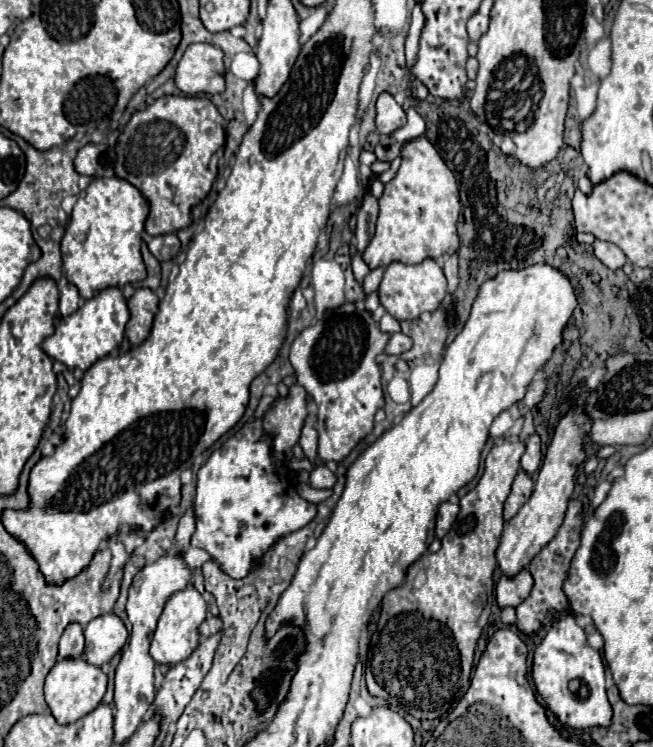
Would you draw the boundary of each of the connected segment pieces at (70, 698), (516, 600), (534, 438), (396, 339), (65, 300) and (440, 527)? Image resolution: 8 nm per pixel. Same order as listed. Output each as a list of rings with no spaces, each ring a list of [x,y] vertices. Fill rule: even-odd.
[[[82,656],[64,658],[64,660],[58,660],[54,664],[54,668],[48,672],[44,694],[46,694],[46,702],[48,702],[52,716],[60,724],[70,724],[70,722],[76,722],[78,718],[86,716],[100,704],[100,700],[106,692],[106,686],[108,686],[108,676],[102,672],[102,668],[88,664]]]
[[[522,570],[516,578],[500,578],[498,584],[496,584],[496,600],[498,600],[498,606],[500,608],[506,608],[506,606],[518,606],[522,604],[528,596],[530,596],[530,590],[532,590],[532,576],[528,570]]]
[[[532,434],[526,442],[526,452],[522,454],[520,458],[520,466],[526,474],[534,474],[538,468],[540,468],[540,462],[542,462],[542,452],[540,452],[540,438],[538,434]]]
[[[398,332],[398,334],[392,334],[388,346],[386,346],[386,354],[394,354],[394,356],[400,356],[402,352],[410,350],[412,348],[412,338]]]
[[[66,284],[62,290],[60,290],[60,314],[62,316],[68,316],[72,314],[78,306],[80,306],[80,294],[78,294],[78,288],[74,284]]]
[[[444,502],[444,504],[438,508],[435,523],[435,537],[438,538],[438,540],[442,540],[446,532],[450,530],[452,522],[456,520],[456,516],[458,516],[458,506],[452,504],[452,502]]]

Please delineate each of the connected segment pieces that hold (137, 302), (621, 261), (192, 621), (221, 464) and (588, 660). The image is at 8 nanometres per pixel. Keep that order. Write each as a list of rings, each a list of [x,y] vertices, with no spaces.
[[[138,288],[134,296],[128,300],[130,320],[126,324],[126,336],[130,344],[142,344],[152,328],[152,320],[158,308],[158,298],[150,288]]]
[[[594,240],[594,254],[604,266],[608,266],[612,270],[618,270],[626,264],[626,254],[618,246],[614,246],[612,242]]]
[[[192,584],[186,586],[184,590],[174,592],[168,598],[164,612],[158,620],[158,628],[156,628],[156,632],[152,636],[152,644],[150,644],[150,656],[158,664],[178,664],[178,662],[186,660],[198,646],[198,640],[200,640],[198,626],[204,622],[206,614],[208,614],[208,604],[204,602],[200,592]]]
[[[252,420],[242,426],[232,438],[228,438],[218,450],[212,452],[208,462],[198,472],[198,492],[196,492],[196,532],[192,536],[192,546],[202,548],[220,562],[222,570],[232,578],[244,578],[254,560],[260,558],[278,538],[304,528],[316,516],[316,504],[304,500],[296,492],[294,476],[280,474],[274,468],[270,440],[262,440],[262,420]]]
[[[572,616],[556,622],[534,650],[532,680],[538,694],[562,724],[586,730],[594,726],[608,728],[612,722],[612,708],[606,698],[602,656],[598,650],[586,644],[586,634]]]

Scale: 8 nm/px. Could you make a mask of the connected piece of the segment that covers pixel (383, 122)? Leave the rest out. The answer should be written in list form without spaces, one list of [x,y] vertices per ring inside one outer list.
[[[380,94],[376,102],[376,126],[378,132],[384,136],[390,136],[394,130],[402,128],[406,124],[406,112],[404,108],[394,100],[390,94]]]

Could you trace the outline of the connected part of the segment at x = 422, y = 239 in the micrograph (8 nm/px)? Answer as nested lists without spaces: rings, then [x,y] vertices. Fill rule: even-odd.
[[[414,138],[402,148],[402,164],[396,176],[384,186],[376,234],[370,240],[364,260],[370,268],[390,262],[420,264],[424,258],[440,258],[444,252],[458,250],[456,222],[460,216],[458,184],[436,148],[424,138]]]

